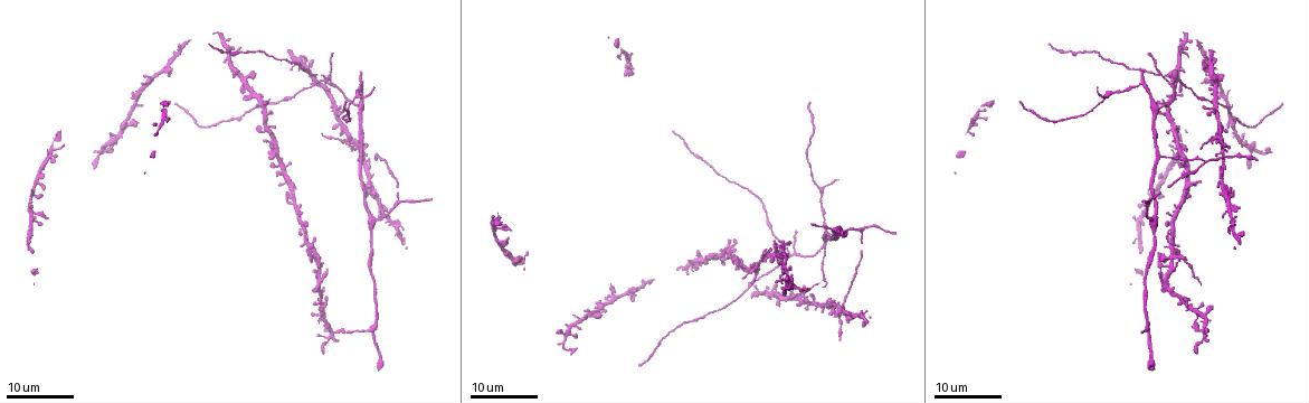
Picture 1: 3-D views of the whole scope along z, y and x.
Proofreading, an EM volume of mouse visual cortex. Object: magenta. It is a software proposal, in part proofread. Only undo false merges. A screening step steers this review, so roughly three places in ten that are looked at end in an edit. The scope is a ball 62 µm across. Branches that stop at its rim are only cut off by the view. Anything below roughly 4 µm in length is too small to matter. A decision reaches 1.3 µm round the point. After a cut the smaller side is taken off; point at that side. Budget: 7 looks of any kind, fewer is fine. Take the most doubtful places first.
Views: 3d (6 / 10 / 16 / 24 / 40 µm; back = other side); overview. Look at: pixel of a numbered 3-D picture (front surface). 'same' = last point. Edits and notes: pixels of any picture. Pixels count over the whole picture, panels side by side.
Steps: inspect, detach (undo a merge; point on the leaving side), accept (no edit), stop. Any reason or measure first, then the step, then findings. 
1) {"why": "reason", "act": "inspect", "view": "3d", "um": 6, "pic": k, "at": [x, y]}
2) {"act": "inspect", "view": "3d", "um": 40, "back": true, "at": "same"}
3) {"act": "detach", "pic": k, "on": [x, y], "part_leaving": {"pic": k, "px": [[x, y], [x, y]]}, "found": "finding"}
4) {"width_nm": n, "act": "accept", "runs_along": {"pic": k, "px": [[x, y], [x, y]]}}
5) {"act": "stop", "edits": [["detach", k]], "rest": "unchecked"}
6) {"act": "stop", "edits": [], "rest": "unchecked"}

{"act": "inspect", "view": "3d", "um": 16, "pic": 1, "at": [376, 219]}

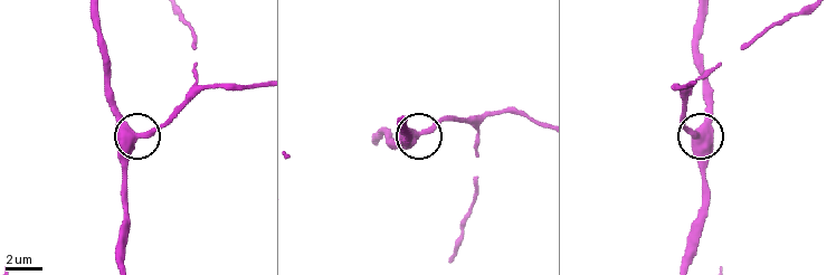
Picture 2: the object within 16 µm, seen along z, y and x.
{"why": "closer look", "act": "inspect", "view": "3d", "um": 6, "pic": 2, "at": [695, 137]}

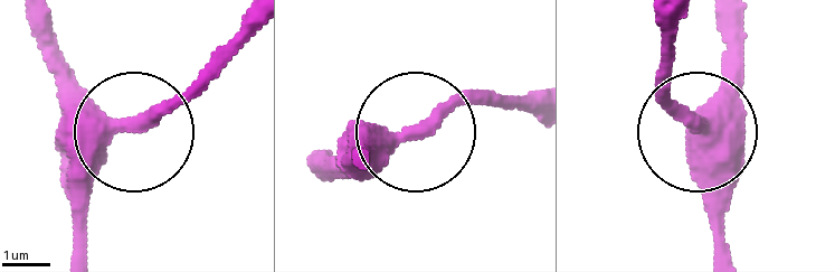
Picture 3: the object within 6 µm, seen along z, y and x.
{"side_arm_um": 24, "act": "accept", "runs_along": {"pic": 3, "px": [[720, 19], [720, 92], [700, 132], [720, 249]]}, "found": "continuous, no second neuron"}

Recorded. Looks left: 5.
{"why": "four-way junction", "act": "inspect", "view": "3d", "um": 16, "pic": 1, "at": [1178, 258]}

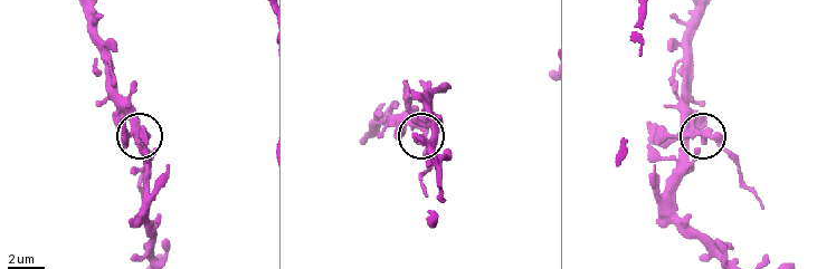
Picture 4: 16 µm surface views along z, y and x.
{"why": "zoom in", "act": "inspect", "view": "3d", "um": 6, "pic": 4, "at": [425, 129]}

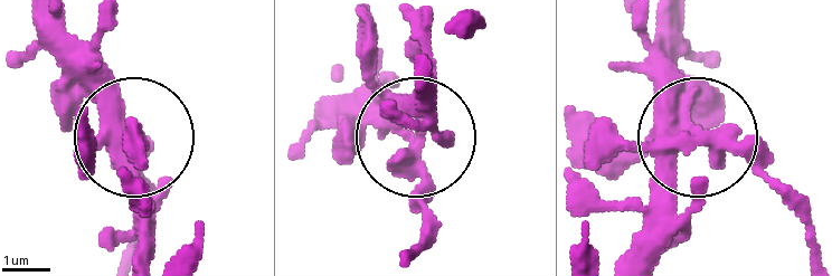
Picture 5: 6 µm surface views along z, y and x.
{"width_nm": 390, "act": "detach", "pic": 5, "on": [429, 235], "found": "a second neuron is stuck on"}

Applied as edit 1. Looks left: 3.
{"act": "inspect", "view": "3d", "um": 24, "pic": 1, "at": [1207, 141]}

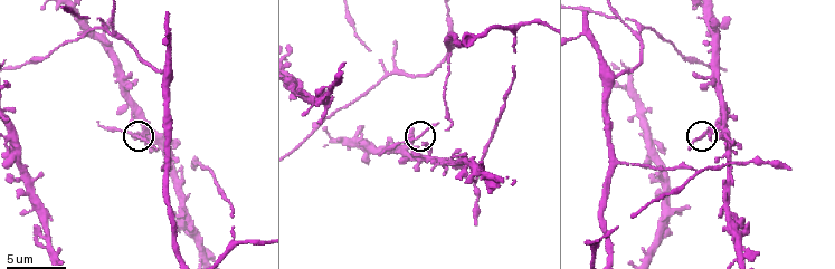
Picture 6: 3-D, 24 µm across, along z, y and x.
{"act": "inspect", "view": "3d", "um": 6, "pic": 6, "at": [702, 136]}

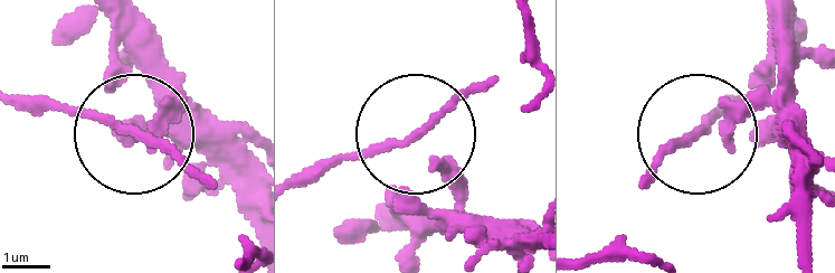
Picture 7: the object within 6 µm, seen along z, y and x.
{"act": "accept", "runs_along": {"pic": 7, "px": [[242, 253], [206, 181], [97, 121], [13, 96]]}, "found": "continuous, no second neuron"}

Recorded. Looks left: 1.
{"act": "stop", "edits": [["detach", 5]], "rest": "unchecked"}

